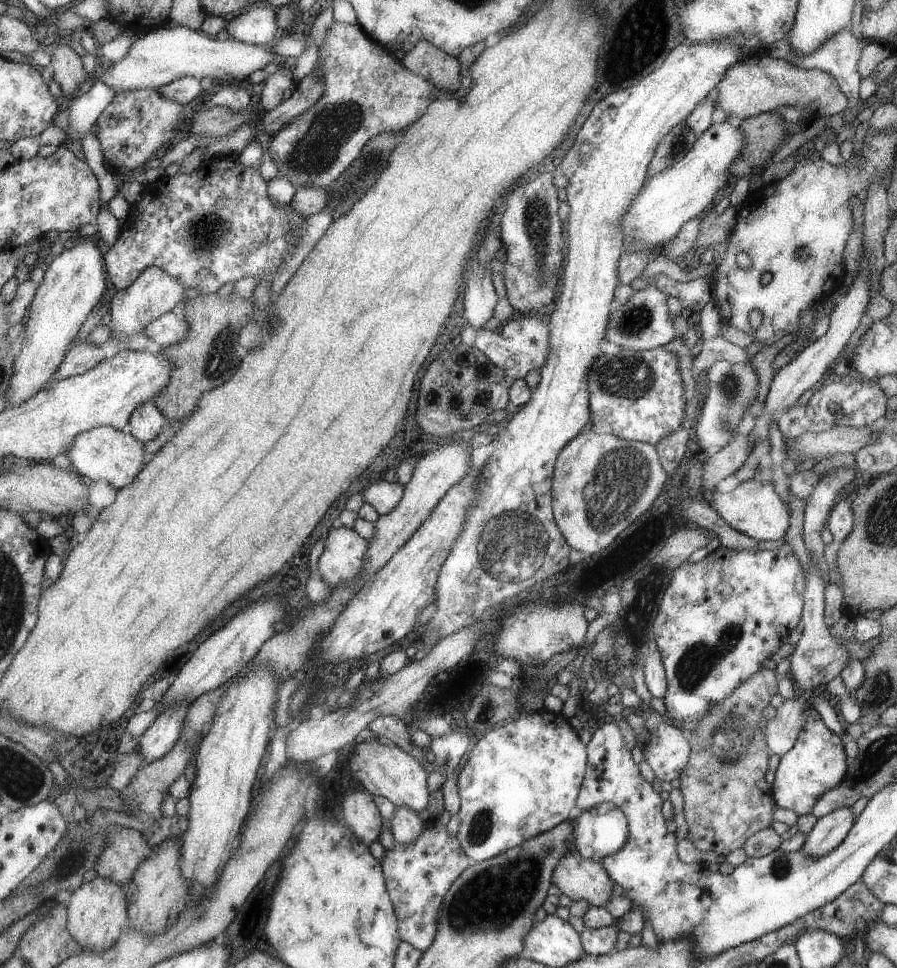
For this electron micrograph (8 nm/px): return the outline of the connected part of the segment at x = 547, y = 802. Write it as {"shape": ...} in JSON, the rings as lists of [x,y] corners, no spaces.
{"shape":[[[543,708],[532,713],[498,724],[491,731],[475,736],[457,776],[455,786],[460,806],[455,836],[463,854],[474,863],[497,857],[497,854],[564,822],[574,813],[582,786],[583,768],[587,765],[587,747],[577,740],[573,726],[560,712],[549,712]]]}

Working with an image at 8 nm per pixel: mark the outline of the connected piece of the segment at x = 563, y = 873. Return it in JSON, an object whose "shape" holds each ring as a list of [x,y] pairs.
{"shape":[[[567,853],[565,858],[561,858],[561,862],[553,868],[552,884],[559,889],[561,895],[567,896],[571,901],[587,900],[590,907],[605,907],[613,898],[612,879],[604,870],[604,866],[600,862],[585,860],[579,854]]]}

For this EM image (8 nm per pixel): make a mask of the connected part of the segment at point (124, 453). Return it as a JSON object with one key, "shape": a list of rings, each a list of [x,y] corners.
{"shape":[[[99,426],[81,432],[67,454],[71,467],[89,481],[107,480],[117,486],[117,490],[132,484],[133,478],[143,468],[147,457],[143,453],[143,443],[111,426]]]}

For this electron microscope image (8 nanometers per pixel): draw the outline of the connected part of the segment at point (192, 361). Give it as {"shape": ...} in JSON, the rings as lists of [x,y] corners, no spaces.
{"shape":[[[233,289],[225,298],[219,298],[216,293],[205,296],[199,294],[195,298],[188,298],[184,306],[181,306],[180,314],[189,322],[189,336],[185,342],[163,347],[167,356],[175,358],[175,372],[154,402],[168,423],[179,422],[189,416],[205,392],[223,385],[233,376],[240,360],[233,346],[237,346],[239,328],[251,319],[250,309],[251,298],[241,298]]]}

